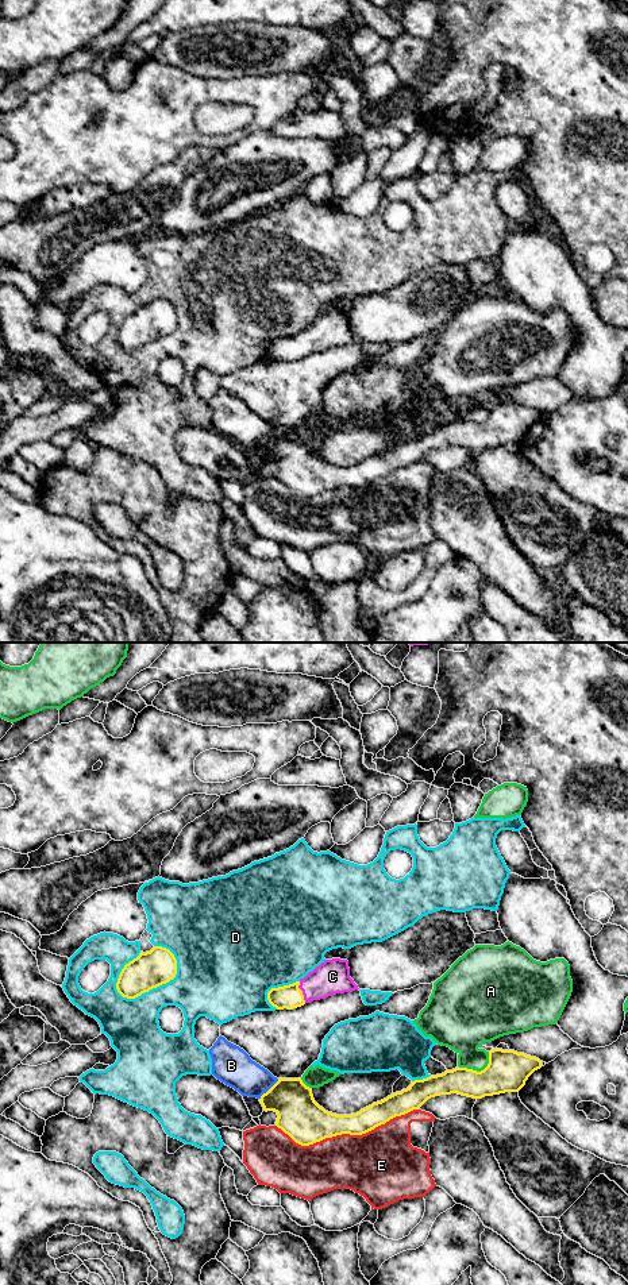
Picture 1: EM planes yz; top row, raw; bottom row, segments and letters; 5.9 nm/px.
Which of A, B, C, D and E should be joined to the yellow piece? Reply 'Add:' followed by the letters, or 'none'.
Add: C

